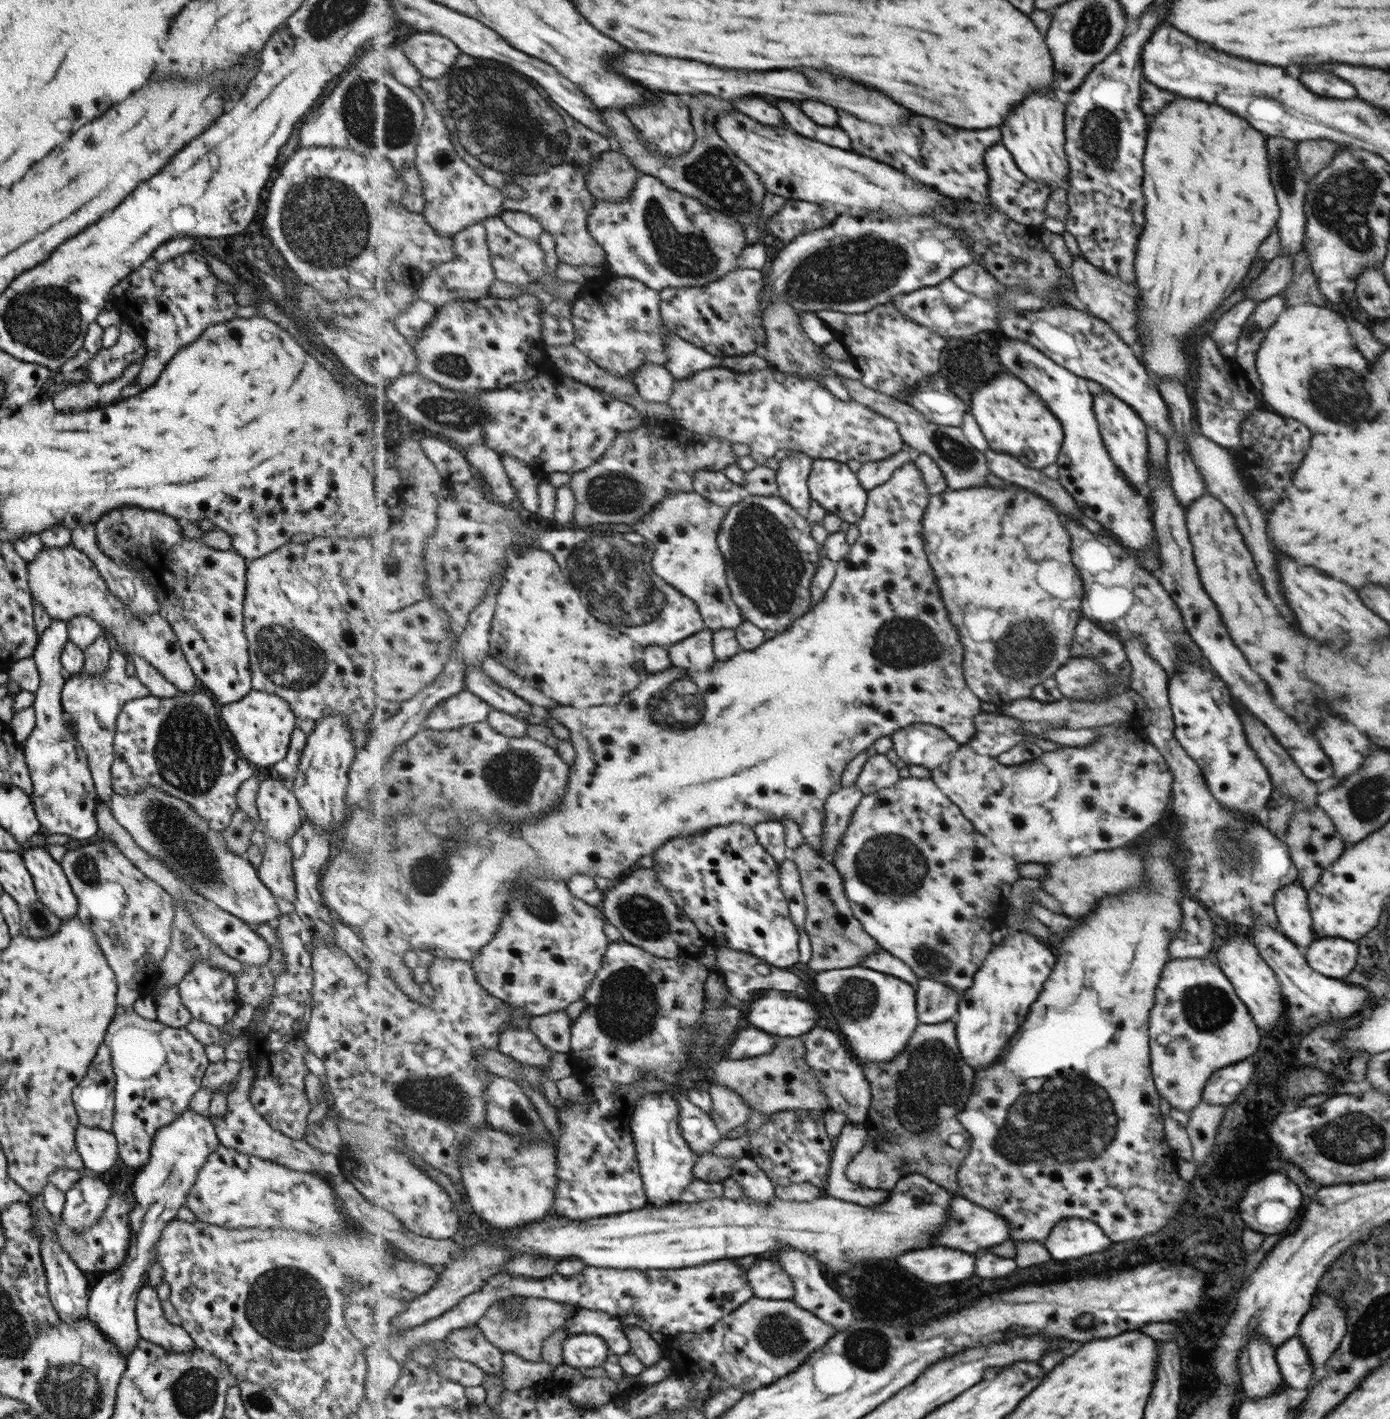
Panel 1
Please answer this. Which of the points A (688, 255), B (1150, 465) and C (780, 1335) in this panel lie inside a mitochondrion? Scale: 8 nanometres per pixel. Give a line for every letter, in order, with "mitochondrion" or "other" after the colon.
A: mitochondrion
B: other
C: mitochondrion

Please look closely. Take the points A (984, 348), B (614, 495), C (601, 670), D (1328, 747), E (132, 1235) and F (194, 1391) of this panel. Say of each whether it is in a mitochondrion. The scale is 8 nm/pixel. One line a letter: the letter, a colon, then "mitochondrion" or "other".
A: other
B: mitochondrion
C: mitochondrion
D: other
E: other
F: mitochondrion

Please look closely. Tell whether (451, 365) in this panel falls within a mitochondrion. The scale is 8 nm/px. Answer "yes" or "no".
yes

